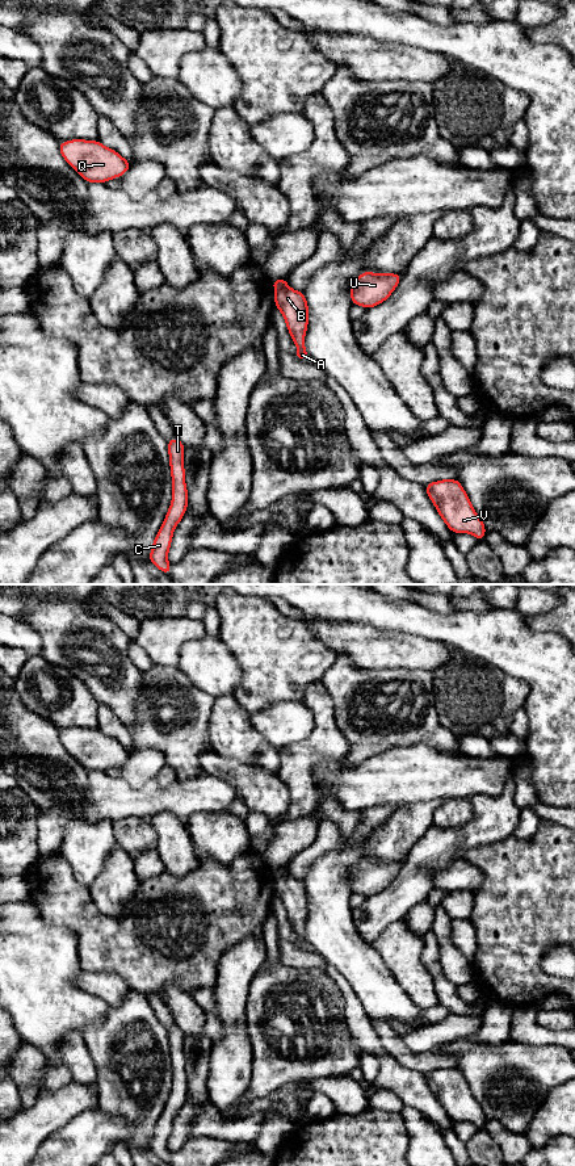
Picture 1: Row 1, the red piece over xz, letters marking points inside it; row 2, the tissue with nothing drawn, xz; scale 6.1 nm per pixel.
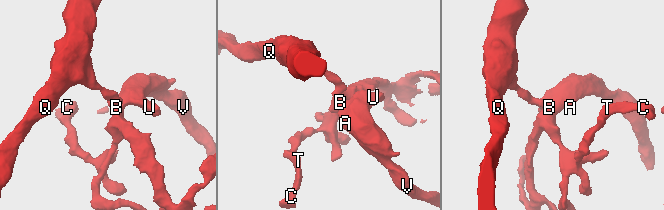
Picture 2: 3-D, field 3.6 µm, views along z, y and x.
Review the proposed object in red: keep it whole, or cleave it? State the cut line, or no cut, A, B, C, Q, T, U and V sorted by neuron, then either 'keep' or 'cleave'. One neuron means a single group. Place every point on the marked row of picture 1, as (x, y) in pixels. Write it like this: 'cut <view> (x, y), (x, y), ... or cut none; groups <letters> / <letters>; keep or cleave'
cut xz (285, 282), (275, 288); groups A B C T U V / Q; cleave

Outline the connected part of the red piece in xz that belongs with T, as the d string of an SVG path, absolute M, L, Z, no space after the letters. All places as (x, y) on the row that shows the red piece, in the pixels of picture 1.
M177 437L168 440L172 502L148 555L148 559L167 575L171 572L168 551L172 544L173 530L184 517L189 502L185 483L184 448L185 445Z

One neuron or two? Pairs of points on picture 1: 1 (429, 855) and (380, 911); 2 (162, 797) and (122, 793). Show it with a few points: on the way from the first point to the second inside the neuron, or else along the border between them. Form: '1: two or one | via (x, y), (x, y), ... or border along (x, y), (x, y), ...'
1: one | via (414, 864), (414, 877), (395, 896)
2: one | via (152, 797), (131, 797)

